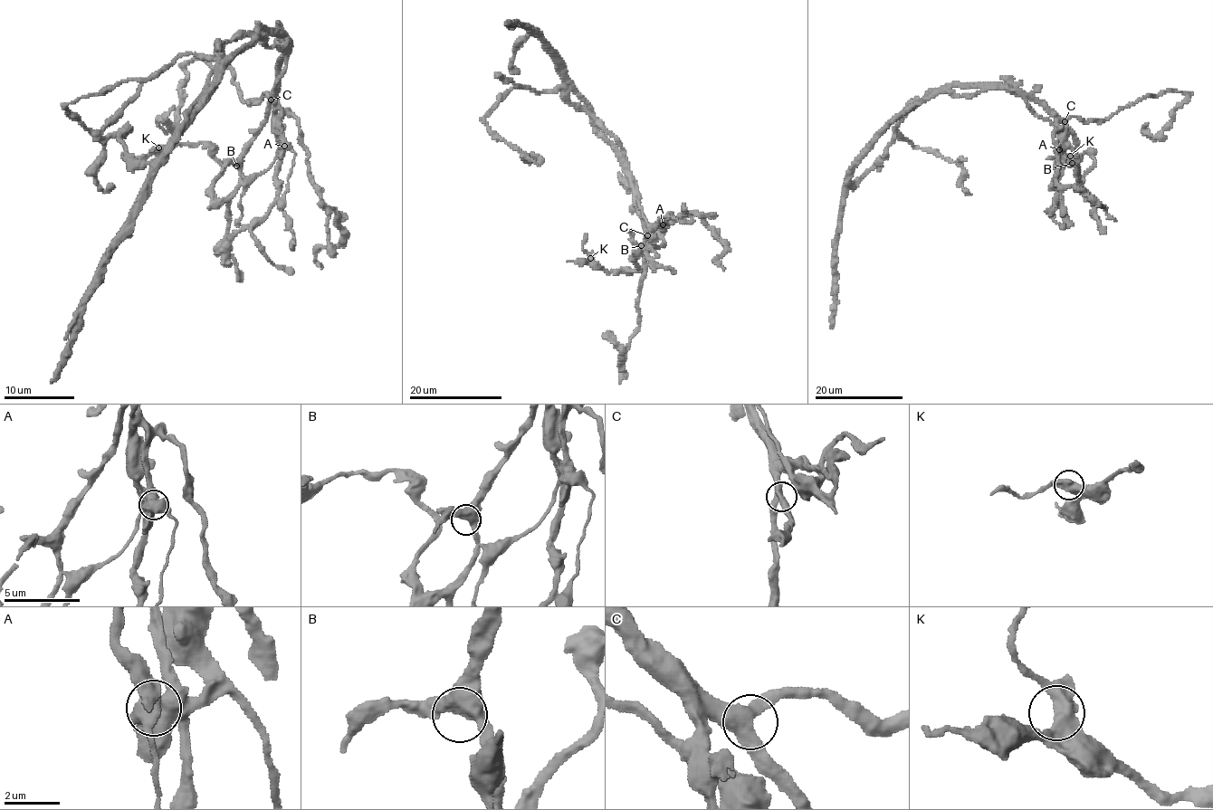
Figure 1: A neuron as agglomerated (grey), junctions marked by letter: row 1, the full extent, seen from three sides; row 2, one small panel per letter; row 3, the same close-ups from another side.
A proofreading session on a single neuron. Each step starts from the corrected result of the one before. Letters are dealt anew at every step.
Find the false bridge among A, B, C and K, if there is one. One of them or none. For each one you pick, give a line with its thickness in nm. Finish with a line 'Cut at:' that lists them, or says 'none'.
A: Thickness 700 nm
Cut at: A

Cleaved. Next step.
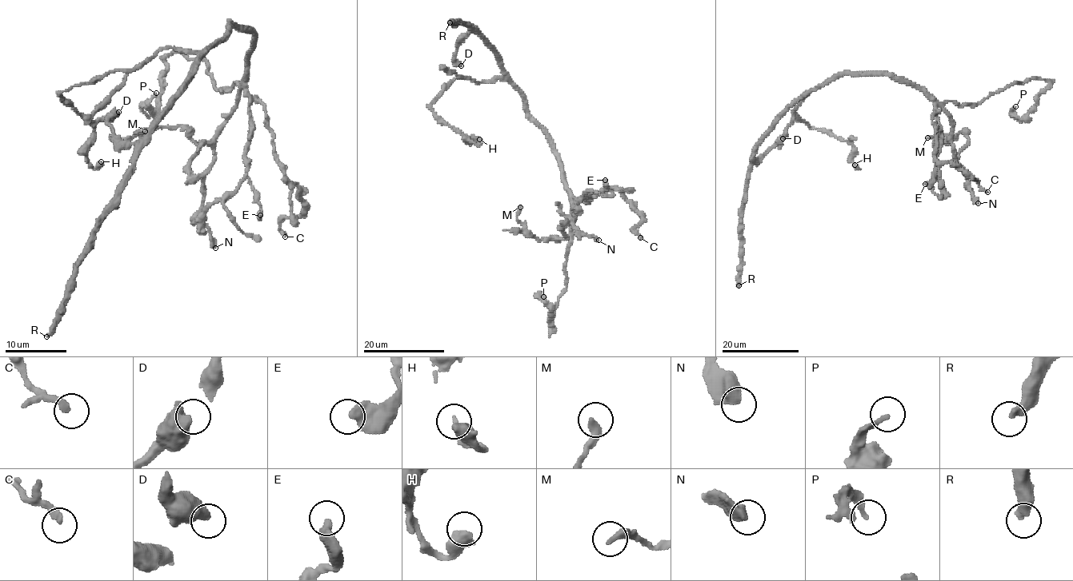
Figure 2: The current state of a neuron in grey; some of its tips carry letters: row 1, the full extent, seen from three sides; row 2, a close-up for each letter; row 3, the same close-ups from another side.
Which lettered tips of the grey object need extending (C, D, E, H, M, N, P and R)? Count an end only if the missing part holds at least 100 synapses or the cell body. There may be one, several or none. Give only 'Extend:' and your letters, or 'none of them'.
Extend: none of them

